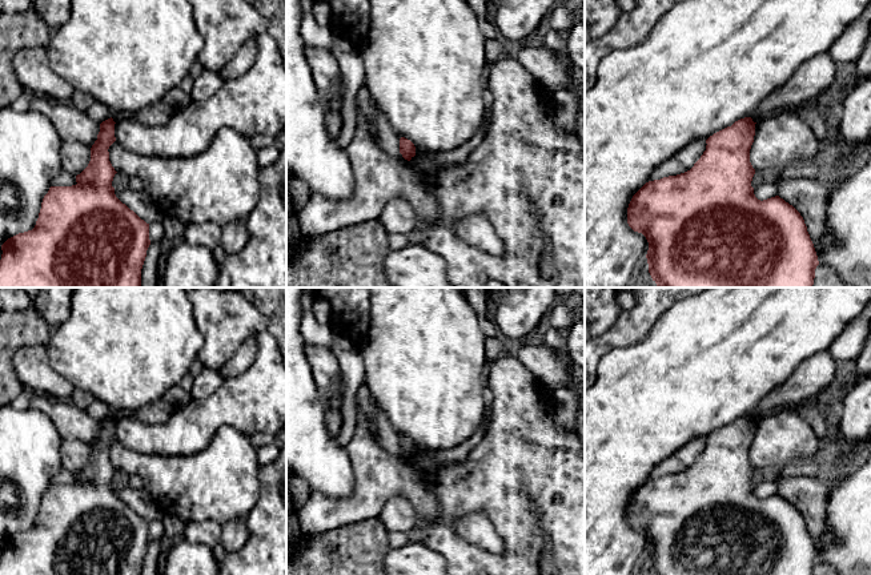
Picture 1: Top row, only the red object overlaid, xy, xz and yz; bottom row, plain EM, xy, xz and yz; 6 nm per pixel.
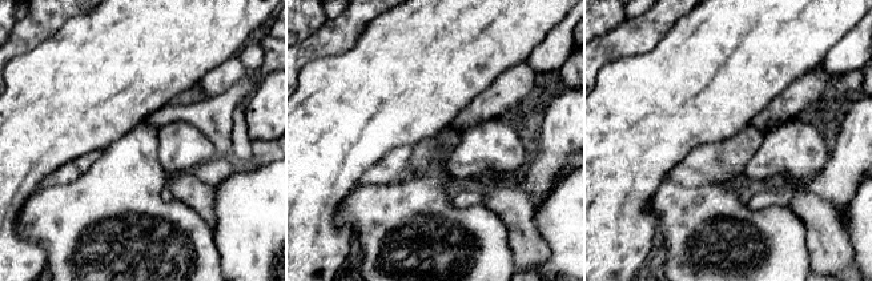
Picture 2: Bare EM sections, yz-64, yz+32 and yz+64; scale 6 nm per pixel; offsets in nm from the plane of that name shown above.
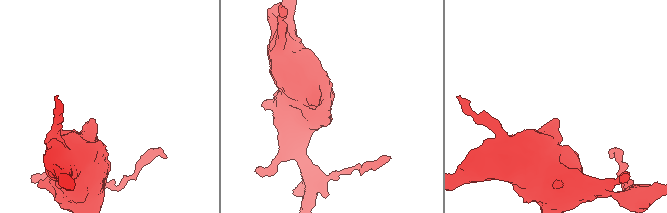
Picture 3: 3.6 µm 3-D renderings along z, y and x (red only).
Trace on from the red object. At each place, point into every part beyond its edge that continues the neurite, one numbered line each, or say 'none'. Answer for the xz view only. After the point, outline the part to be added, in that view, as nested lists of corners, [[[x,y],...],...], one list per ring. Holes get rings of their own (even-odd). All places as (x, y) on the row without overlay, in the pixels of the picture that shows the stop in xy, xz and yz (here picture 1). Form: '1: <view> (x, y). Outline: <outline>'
none

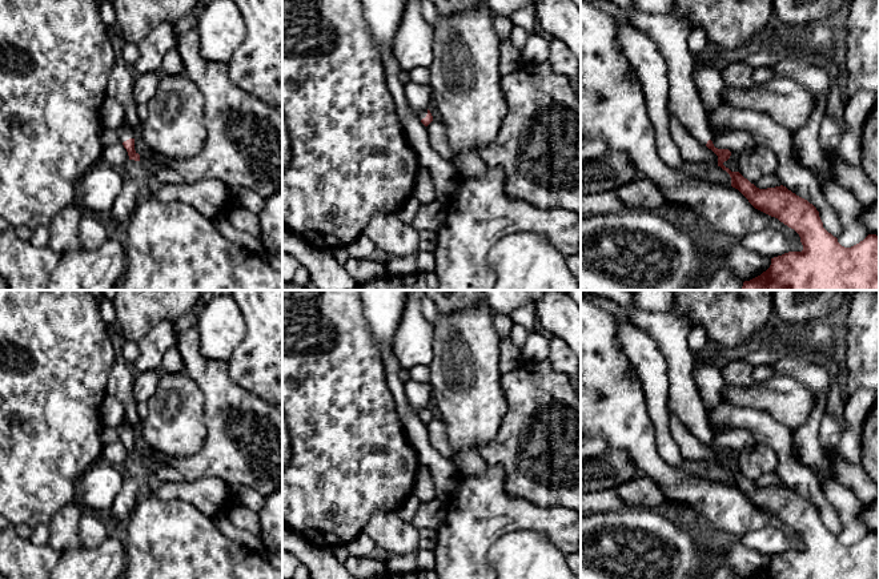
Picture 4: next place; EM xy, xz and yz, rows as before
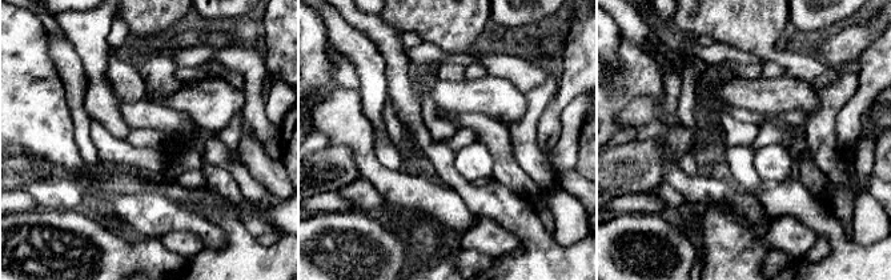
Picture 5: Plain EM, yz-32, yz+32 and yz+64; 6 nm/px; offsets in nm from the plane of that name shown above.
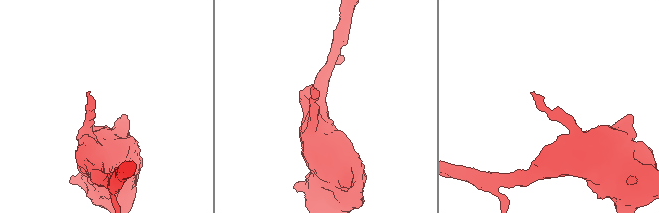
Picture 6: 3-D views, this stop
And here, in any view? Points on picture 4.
1: xy (124, 430). Outline: [[[127,418],[116,427],[121,442],[129,437],[135,437],[135,430],[129,426]]]

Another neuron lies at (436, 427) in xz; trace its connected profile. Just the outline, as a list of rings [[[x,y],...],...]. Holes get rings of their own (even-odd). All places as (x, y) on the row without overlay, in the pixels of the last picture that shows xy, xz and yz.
[[[433,418],[428,425],[428,437],[430,445],[443,457],[453,458],[454,450],[449,443],[446,426],[442,419]]]

